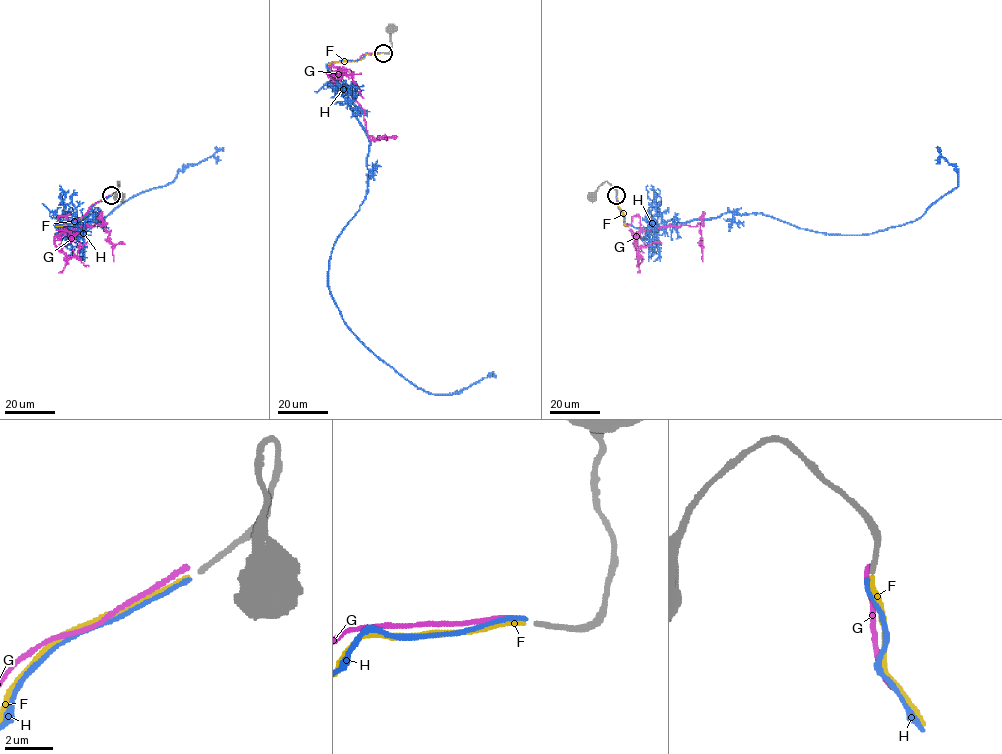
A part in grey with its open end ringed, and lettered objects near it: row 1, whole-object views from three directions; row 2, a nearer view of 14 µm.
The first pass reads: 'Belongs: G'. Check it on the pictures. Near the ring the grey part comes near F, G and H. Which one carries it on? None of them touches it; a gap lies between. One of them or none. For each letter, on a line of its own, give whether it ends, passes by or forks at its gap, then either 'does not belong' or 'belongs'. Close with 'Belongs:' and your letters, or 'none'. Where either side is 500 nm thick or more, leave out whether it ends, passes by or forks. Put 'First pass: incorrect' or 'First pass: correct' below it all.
F: it ends | belongs
G: it ends | does not belong
H: it ends | does not belong
Belongs: F
First pass: incorrect

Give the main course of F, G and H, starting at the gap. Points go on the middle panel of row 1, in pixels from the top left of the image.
F: (382, 53), (328, 65)
G: (382, 52), (335, 61), (329, 68), (364, 110), (368, 137), (385, 139)
H: (383, 52), (326, 65), (369, 142), (367, 193), (332, 251), (330, 293), (357, 337), (427, 392), (496, 375)

